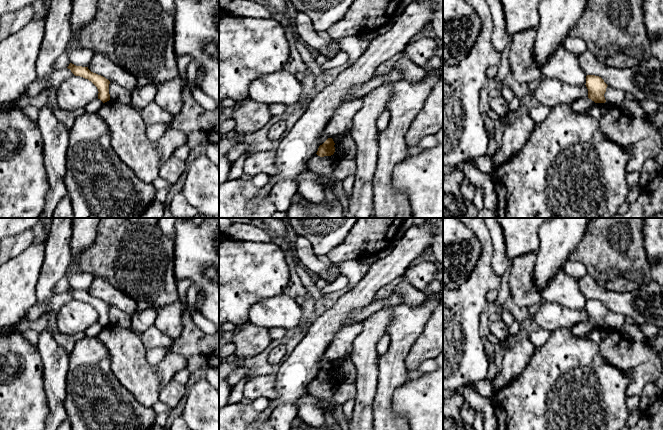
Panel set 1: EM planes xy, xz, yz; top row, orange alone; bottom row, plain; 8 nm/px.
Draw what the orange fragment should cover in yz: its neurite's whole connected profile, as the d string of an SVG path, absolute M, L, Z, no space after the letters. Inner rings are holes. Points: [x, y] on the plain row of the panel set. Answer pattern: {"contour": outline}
{"contour": "M595 299L586 300L586 311L588 313L588 322L595 327L605 327L604 318L606 316L607 308L604 304Z"}

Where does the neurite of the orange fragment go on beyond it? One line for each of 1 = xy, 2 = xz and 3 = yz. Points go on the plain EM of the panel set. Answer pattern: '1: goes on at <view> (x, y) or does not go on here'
1: does not go on here
2: does not go on here
3: does not go on here

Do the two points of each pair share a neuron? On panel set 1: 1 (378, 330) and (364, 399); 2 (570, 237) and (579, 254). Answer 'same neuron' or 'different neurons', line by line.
1: same neuron
2: different neurons

